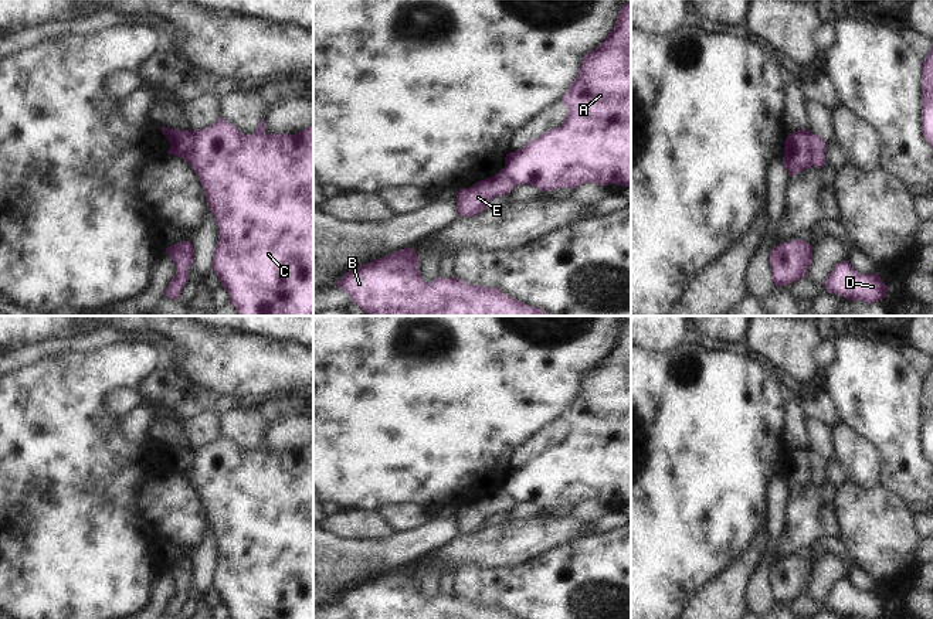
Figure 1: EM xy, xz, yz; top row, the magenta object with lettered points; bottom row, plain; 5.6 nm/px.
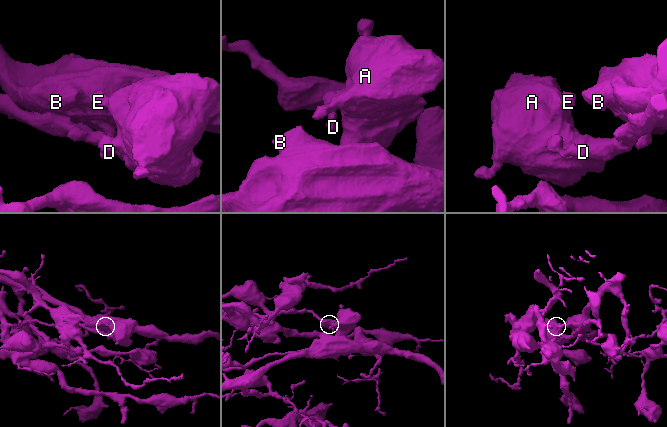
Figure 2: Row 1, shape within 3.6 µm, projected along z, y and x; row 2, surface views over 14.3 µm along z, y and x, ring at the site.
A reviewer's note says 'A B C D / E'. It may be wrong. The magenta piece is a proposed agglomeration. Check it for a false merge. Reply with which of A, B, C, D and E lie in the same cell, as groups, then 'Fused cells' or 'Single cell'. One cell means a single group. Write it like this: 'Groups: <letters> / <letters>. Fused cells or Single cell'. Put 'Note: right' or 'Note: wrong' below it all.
Groups: A B C D / E. Fused cells.
Note: right

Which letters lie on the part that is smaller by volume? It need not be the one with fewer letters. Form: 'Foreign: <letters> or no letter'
Foreign: E.

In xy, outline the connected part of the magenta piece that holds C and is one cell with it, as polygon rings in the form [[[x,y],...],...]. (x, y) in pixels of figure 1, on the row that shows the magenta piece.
[[[223,118],[203,130],[191,132],[191,154],[189,163],[197,173],[207,198],[207,204],[218,225],[218,245],[213,252],[211,269],[217,273],[221,286],[230,295],[230,303],[238,316],[313,316],[313,125],[296,135],[265,133],[264,119],[258,129],[245,135]]]

